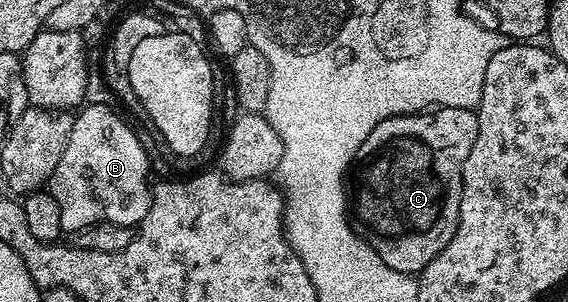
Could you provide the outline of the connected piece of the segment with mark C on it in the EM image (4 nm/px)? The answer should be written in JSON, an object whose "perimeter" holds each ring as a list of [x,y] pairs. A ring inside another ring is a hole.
{"perimeter":[[[440,107],[416,115],[397,115],[391,119],[385,119],[384,121],[380,121],[380,125],[376,125],[376,129],[372,129],[372,133],[368,133],[364,145],[360,145],[360,149],[354,158],[352,174],[348,179],[348,187],[352,192],[353,222],[360,228],[361,234],[364,236],[366,242],[373,247],[376,254],[378,254],[380,261],[384,261],[384,265],[388,265],[392,269],[396,269],[405,275],[420,273],[436,256],[438,256],[440,249],[444,249],[444,245],[448,245],[448,241],[452,241],[452,237],[456,233],[458,218],[460,217],[462,170],[464,169],[464,161],[468,161],[468,153],[472,153],[472,145],[476,145],[477,132],[478,117],[473,110]]]}

